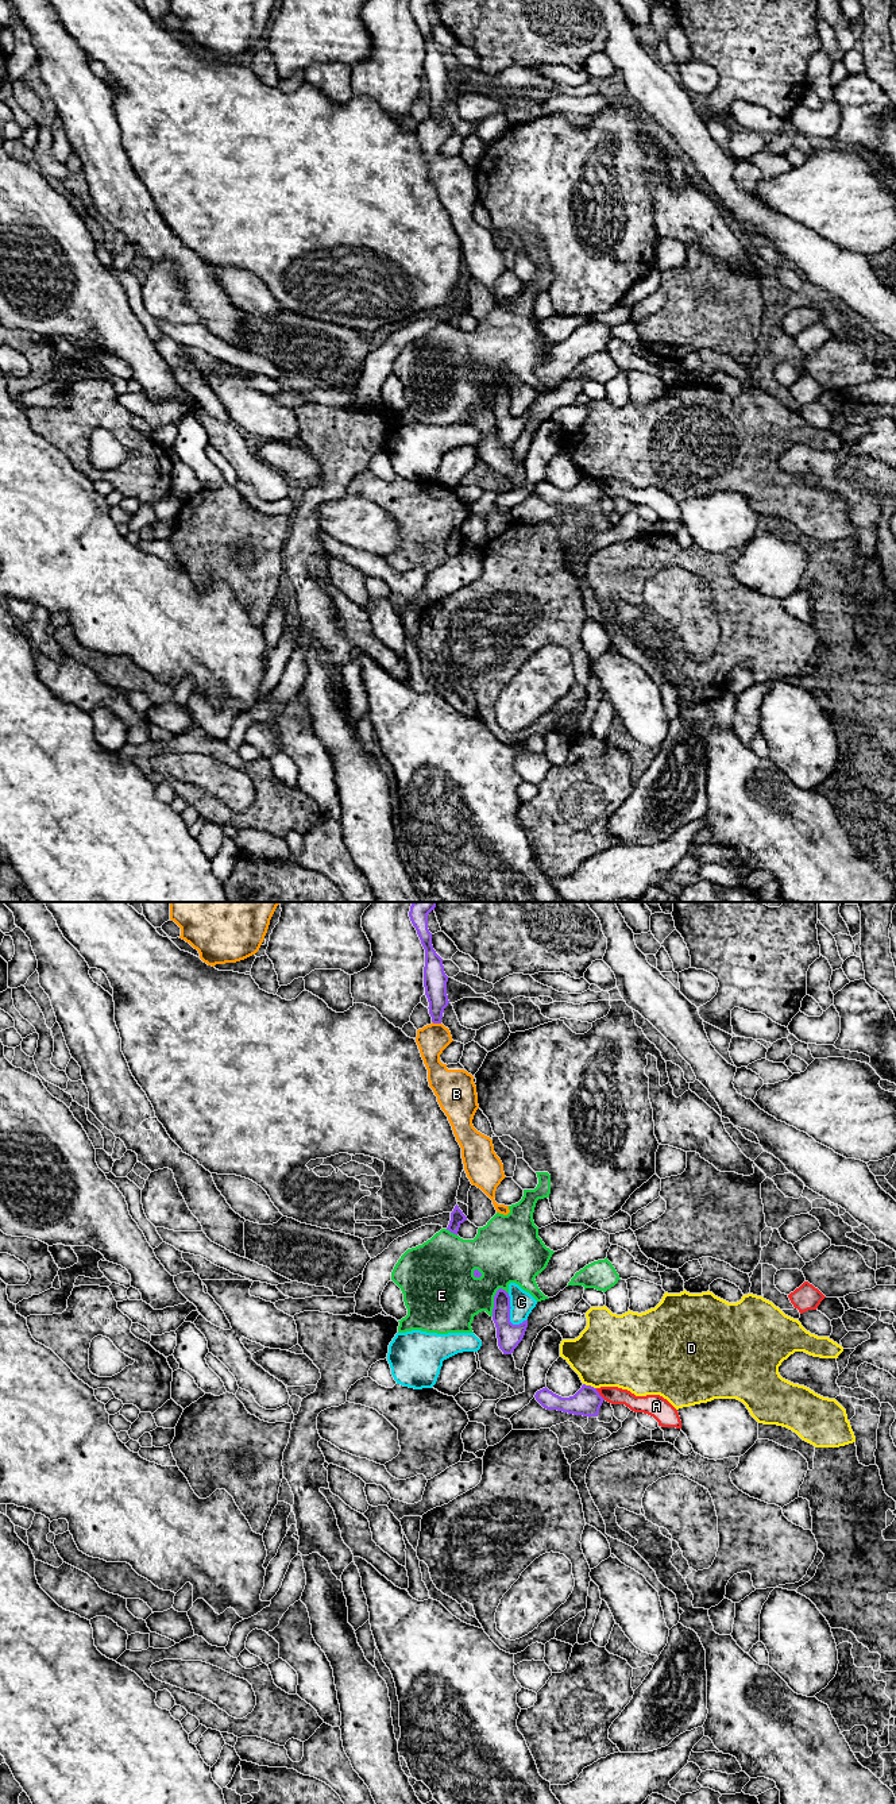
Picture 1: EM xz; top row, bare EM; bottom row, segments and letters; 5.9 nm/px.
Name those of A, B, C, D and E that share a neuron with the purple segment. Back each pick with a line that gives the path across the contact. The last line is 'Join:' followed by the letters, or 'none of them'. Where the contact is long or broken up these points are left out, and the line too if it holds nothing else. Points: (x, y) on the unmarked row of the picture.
Join: none of them

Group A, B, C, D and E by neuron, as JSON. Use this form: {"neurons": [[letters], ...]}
{"neurons": [["A"], ["B"], ["C"], ["D"], ["E"]]}

